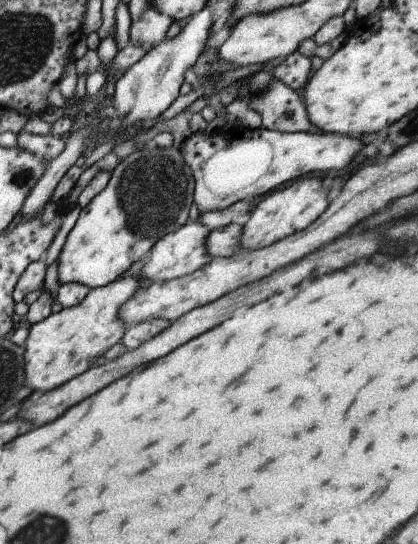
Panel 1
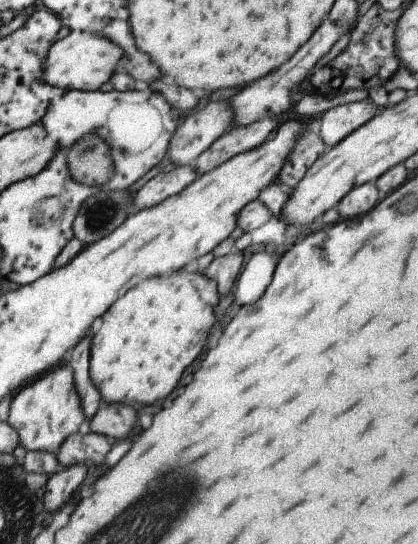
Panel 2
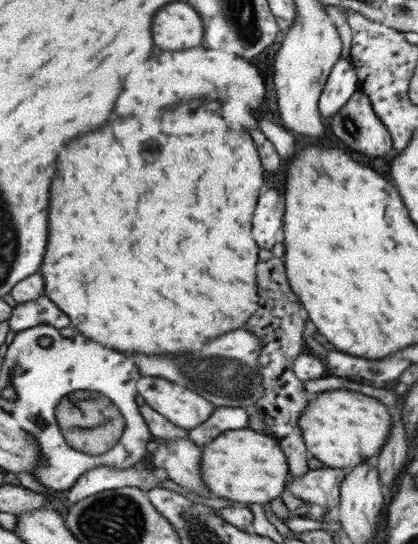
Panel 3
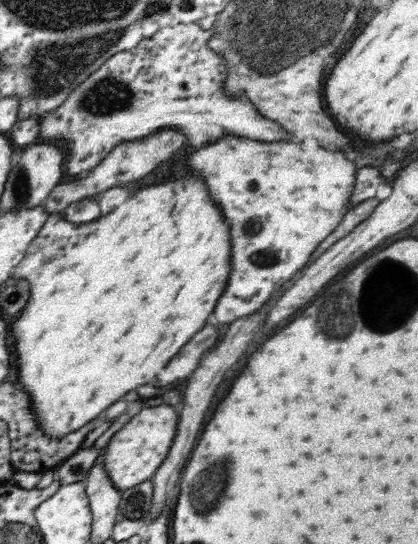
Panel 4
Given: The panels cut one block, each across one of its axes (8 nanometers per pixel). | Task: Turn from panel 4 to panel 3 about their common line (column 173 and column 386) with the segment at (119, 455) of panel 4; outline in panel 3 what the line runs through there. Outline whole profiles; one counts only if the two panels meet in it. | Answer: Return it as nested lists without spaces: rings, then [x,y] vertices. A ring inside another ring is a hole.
[[[347,389],[325,391],[308,402],[298,418],[306,449],[326,467],[352,470],[370,456],[378,456],[392,428],[392,410],[376,398]]]

